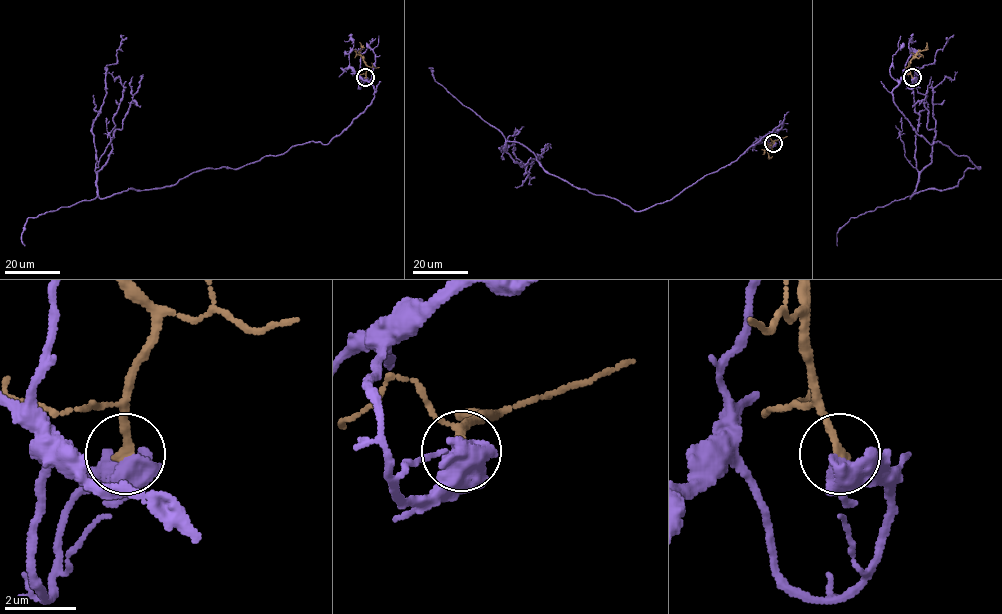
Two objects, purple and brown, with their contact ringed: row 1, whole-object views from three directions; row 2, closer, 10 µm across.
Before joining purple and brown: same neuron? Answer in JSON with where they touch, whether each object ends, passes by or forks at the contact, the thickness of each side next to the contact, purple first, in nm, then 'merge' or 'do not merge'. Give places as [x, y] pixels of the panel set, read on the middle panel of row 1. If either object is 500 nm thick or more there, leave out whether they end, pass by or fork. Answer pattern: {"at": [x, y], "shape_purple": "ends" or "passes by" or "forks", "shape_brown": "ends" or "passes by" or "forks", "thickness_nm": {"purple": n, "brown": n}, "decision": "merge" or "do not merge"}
{"at": [773, 143], "shape_purple": "forks", "shape_brown": "ends", "thickness_nm": {"purple": 460, "brown": 300}, "decision": "do not merge"}

